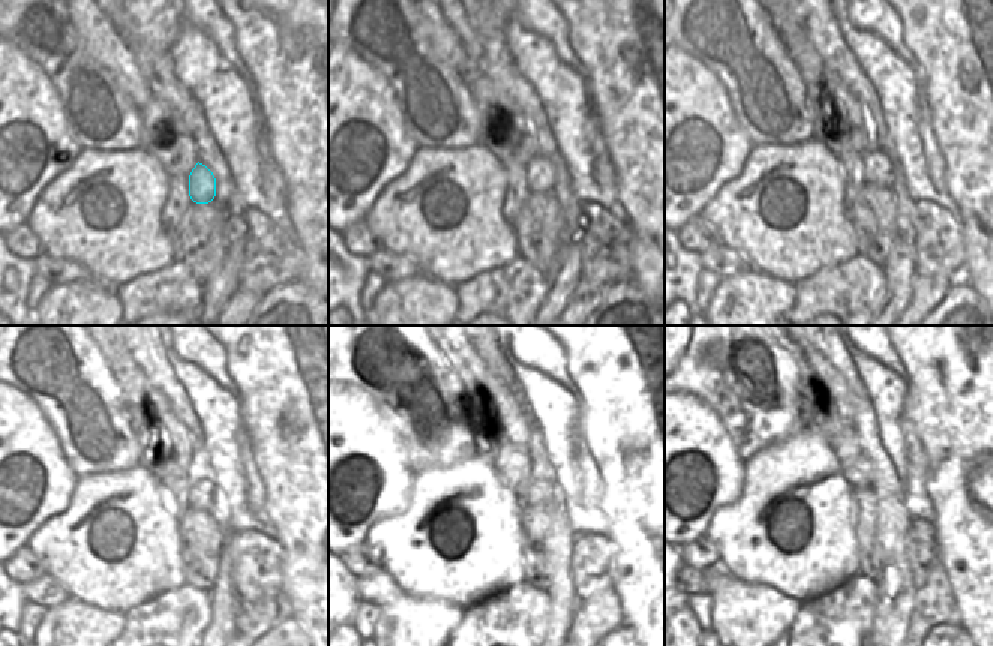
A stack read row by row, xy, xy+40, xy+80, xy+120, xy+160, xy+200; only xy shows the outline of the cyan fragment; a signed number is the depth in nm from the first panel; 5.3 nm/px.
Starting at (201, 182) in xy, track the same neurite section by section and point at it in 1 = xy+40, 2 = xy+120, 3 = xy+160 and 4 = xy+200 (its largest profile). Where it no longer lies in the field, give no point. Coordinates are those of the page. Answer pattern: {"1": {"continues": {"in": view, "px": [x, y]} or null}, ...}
{"1": {"continues": {"in": "xy+40", "px": [540, 173]}}, "2": {"continues": {"in": "xy+120", "px": [206, 495]}}, "3": {"continues": {"in": "xy+160", "px": [537, 490]}}, "4": {"continues": {"in": "xy+200", "px": [858, 471]}}}

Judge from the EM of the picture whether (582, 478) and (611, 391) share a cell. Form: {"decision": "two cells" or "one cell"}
{"decision": "two cells"}

